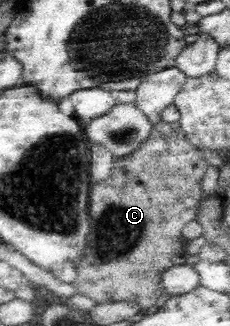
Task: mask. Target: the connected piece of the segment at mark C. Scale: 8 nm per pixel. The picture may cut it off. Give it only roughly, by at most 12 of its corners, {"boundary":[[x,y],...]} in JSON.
{"boundary":[[158,121],[91,186],[78,293],[160,295],[209,167]]}

